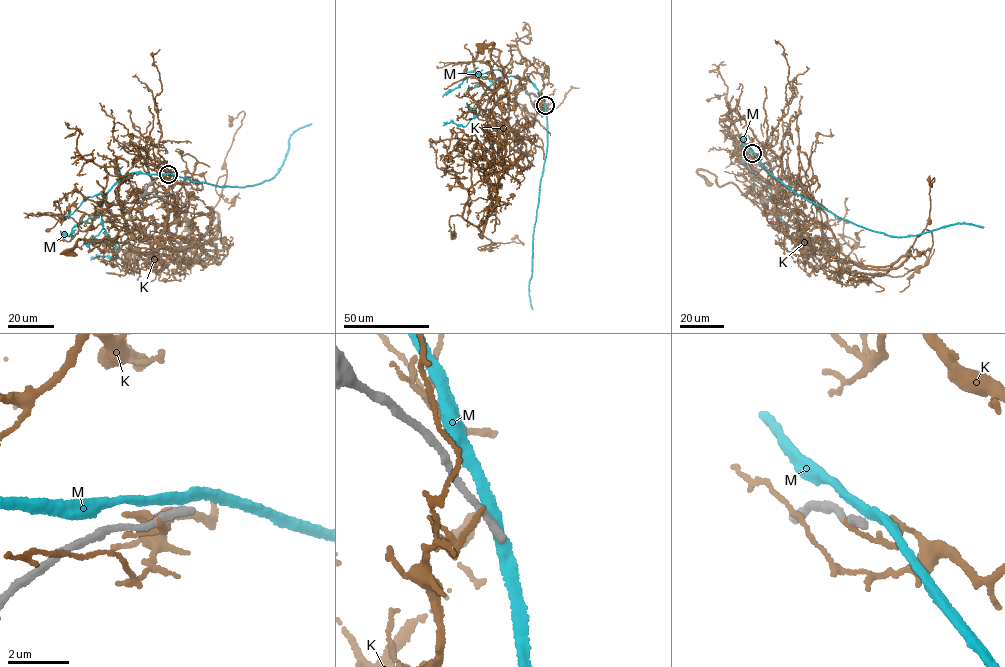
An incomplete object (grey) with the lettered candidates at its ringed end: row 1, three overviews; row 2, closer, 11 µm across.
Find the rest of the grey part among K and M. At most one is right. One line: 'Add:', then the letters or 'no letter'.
Add: no letter

